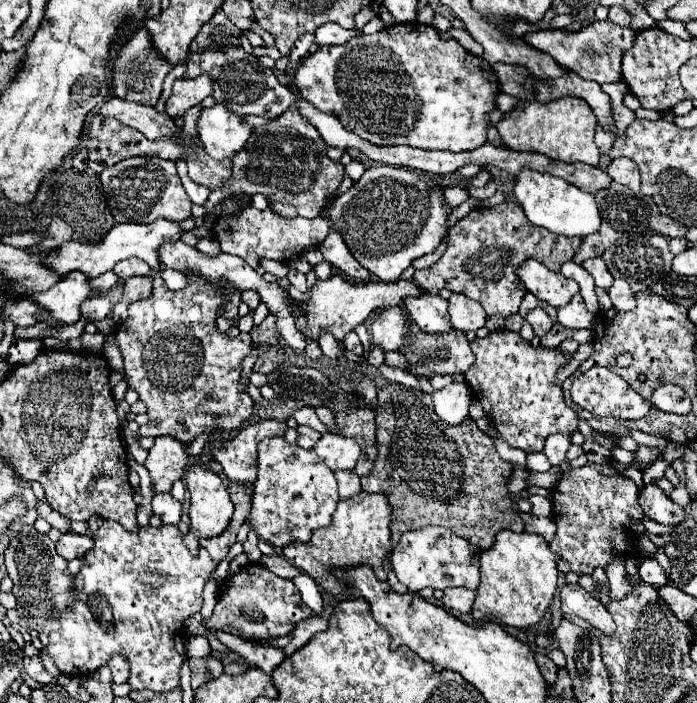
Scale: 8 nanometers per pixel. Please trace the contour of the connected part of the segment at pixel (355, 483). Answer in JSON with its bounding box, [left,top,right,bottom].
[335,471,361,499]

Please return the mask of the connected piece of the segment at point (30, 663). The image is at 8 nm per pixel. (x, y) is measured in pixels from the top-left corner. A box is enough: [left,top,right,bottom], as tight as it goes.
[19,657,55,685]

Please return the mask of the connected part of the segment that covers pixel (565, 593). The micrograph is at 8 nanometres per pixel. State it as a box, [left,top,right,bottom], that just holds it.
[561,585,615,635]

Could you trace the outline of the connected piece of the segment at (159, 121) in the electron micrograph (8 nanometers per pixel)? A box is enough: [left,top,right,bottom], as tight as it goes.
[101,97,183,139]

